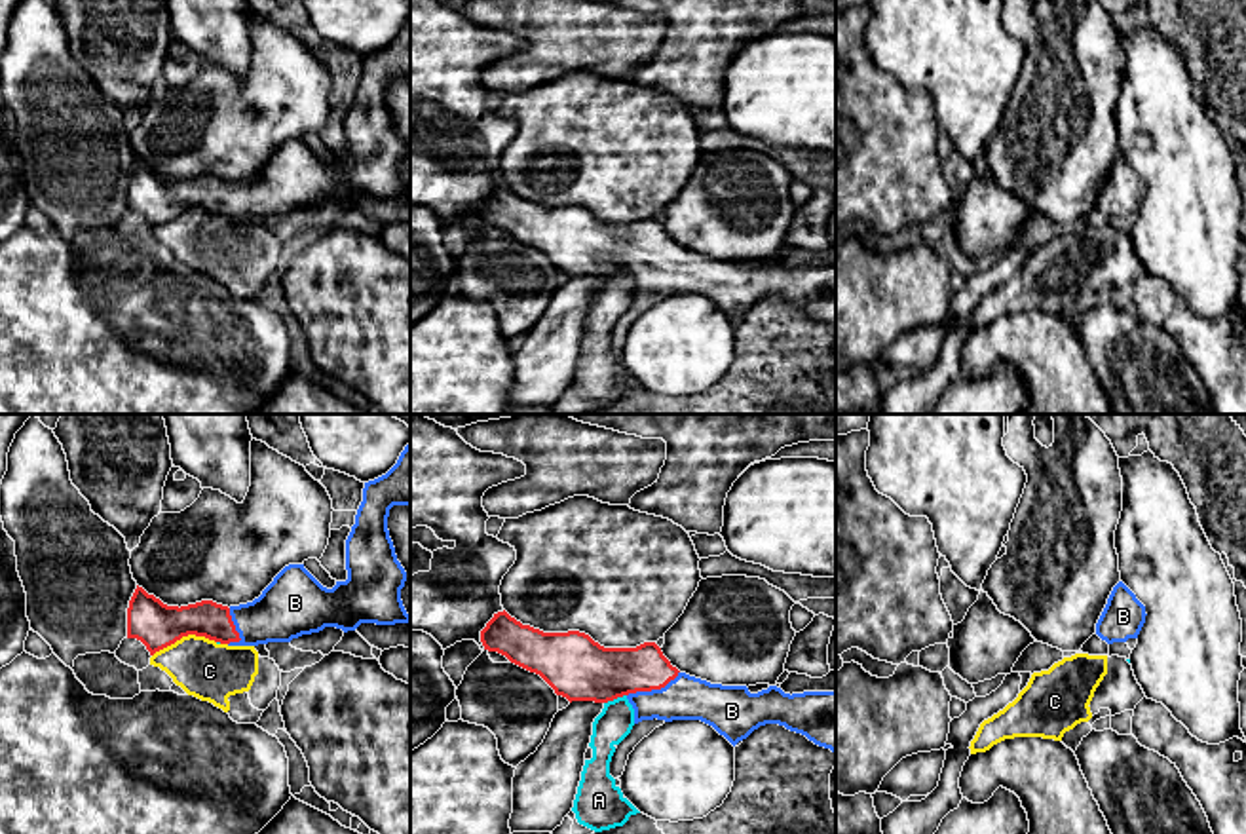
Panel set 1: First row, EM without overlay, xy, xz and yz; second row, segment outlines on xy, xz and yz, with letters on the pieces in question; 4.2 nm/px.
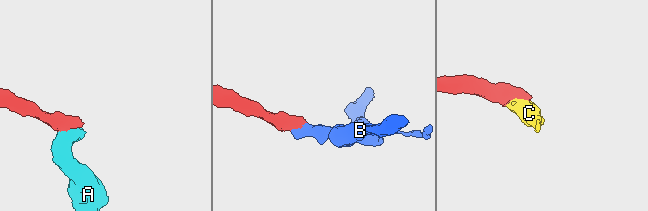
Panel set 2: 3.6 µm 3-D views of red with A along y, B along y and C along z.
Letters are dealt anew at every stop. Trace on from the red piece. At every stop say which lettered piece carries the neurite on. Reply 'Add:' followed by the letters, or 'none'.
Add: B

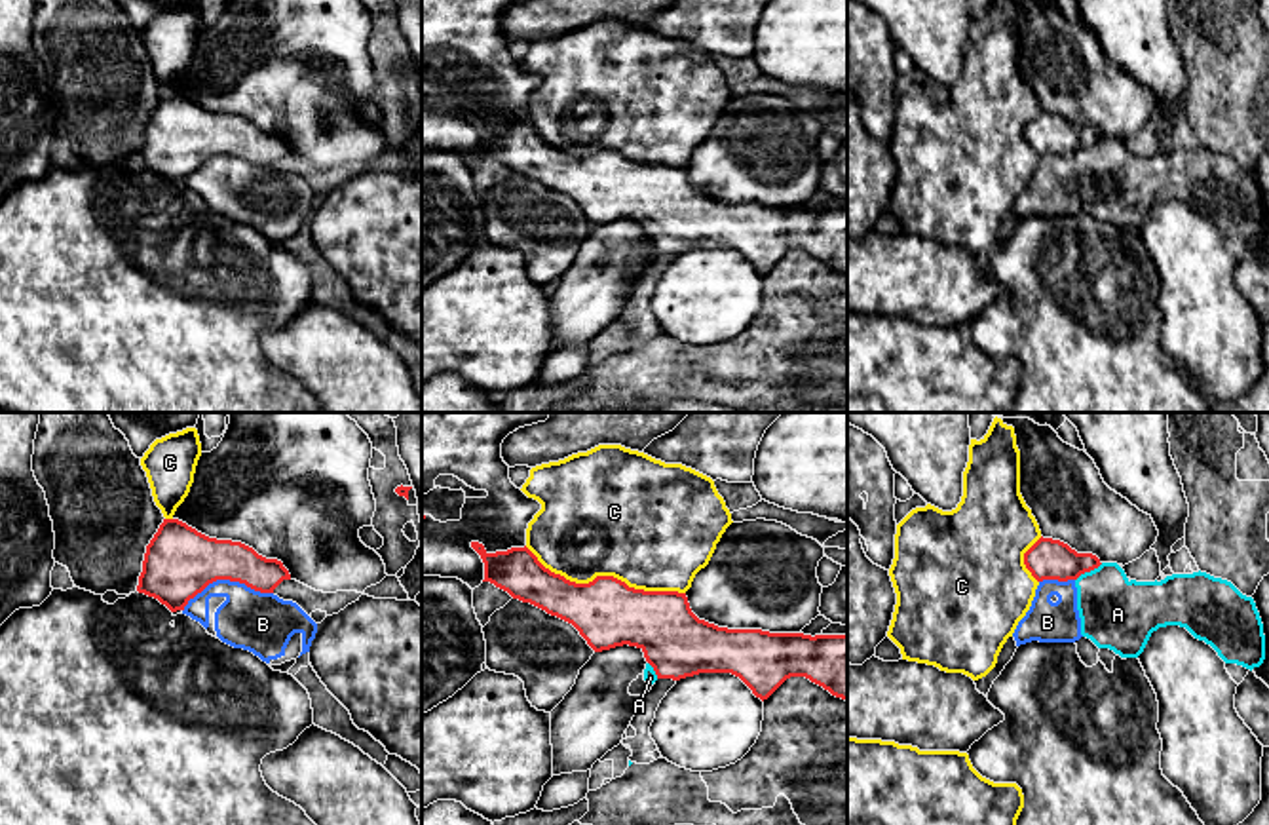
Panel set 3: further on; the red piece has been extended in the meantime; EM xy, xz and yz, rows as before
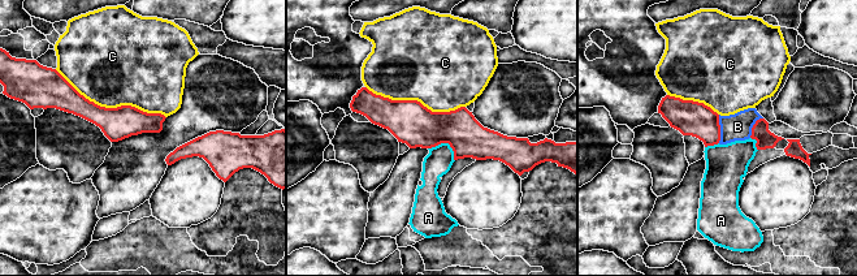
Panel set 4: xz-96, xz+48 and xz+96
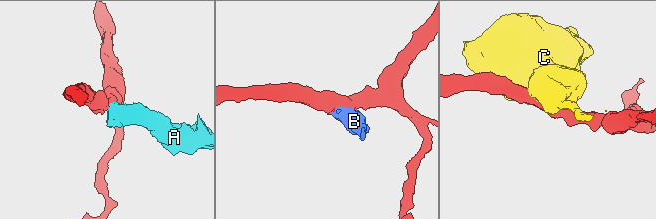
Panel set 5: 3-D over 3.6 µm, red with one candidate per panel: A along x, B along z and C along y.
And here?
Add: none

